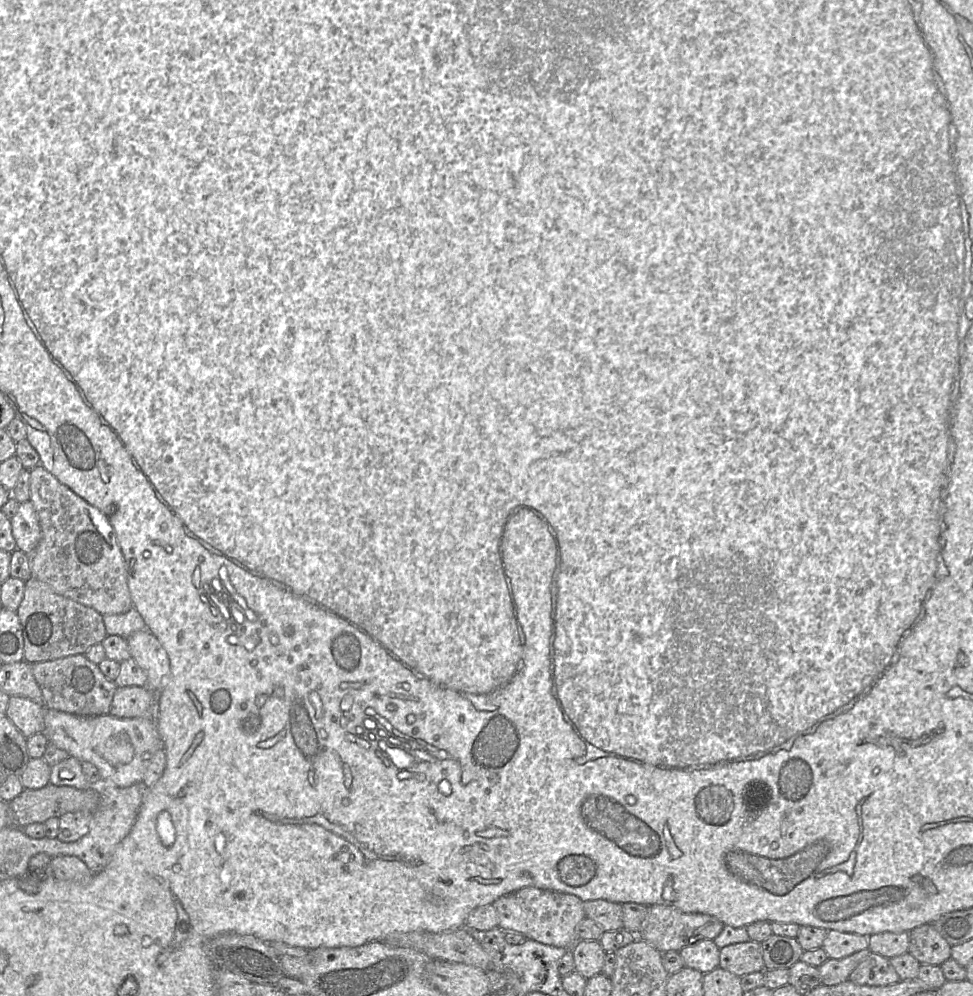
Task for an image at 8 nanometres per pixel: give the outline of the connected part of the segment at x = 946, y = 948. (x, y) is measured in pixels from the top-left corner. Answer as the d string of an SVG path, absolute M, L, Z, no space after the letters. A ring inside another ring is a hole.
M932 924L909 931L909 950L921 964L942 965L951 958L951 946Z

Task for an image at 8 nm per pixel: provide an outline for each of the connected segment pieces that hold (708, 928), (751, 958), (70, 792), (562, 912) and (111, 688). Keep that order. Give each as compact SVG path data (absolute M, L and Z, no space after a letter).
M670 905L648 906L646 919L638 933L638 938L659 952L680 951L701 940L713 940L722 931L724 924L714 916L702 913L685 913Z
M755 941L735 943L720 949L719 967L738 977L764 972L761 944Z
M48 784L40 789L23 789L23 791L8 802L10 808L10 826L23 829L32 823L44 823L51 817L61 817L68 812L88 811L93 813L100 803L100 795L95 787L77 789L71 786L56 786Z
M527 886L495 900L498 927L513 929L527 939L555 947L572 949L577 942L576 926L586 917L583 901L574 894Z
M84 654L30 664L46 708L79 716L109 714L117 686L115 682L108 680L99 666L87 659Z

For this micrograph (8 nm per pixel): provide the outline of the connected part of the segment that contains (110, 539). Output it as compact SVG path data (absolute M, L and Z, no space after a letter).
M42 465L30 469L30 501L41 527L40 540L34 550L28 553L31 575L48 584L57 593L93 608L101 615L129 611L133 602L128 586L127 566L108 517L62 484Z

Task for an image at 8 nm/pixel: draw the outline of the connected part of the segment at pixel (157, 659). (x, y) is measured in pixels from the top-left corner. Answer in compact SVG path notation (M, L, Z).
M146 628L126 637L131 657L147 676L146 688L158 700L170 677L168 653L157 637Z

